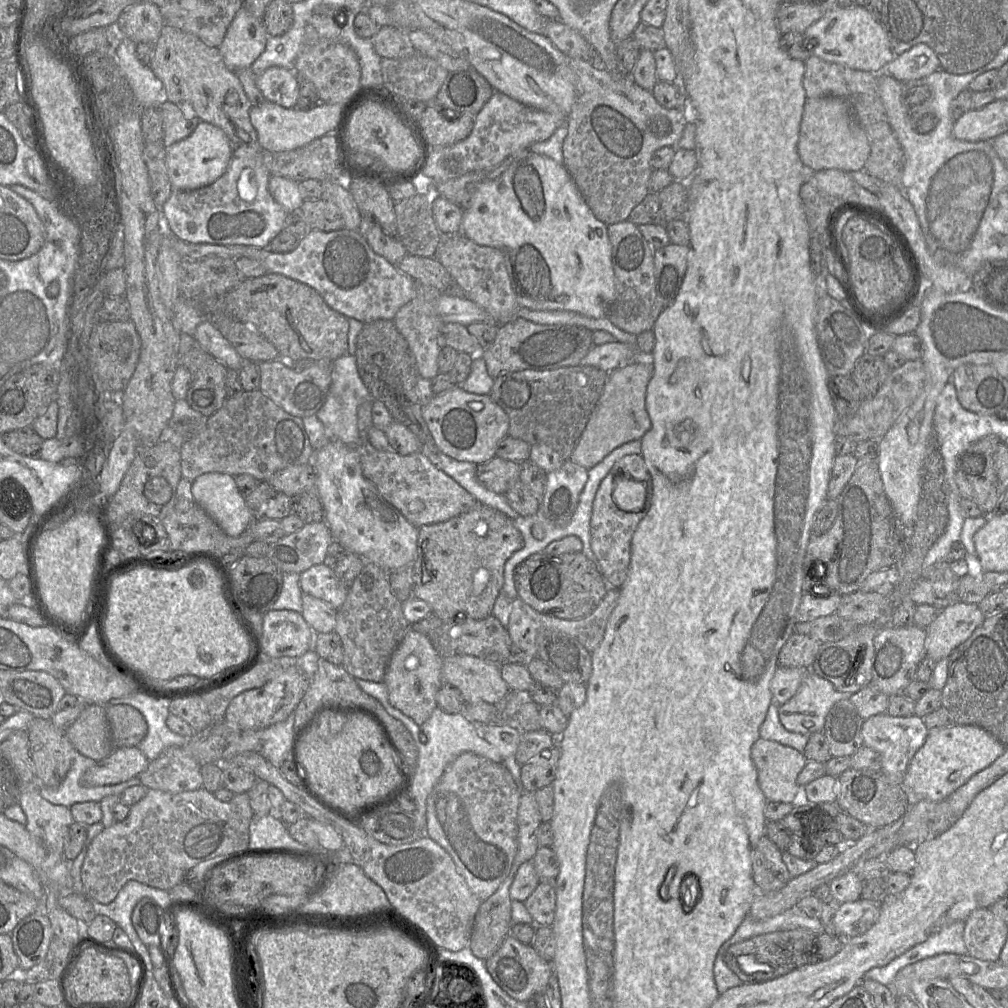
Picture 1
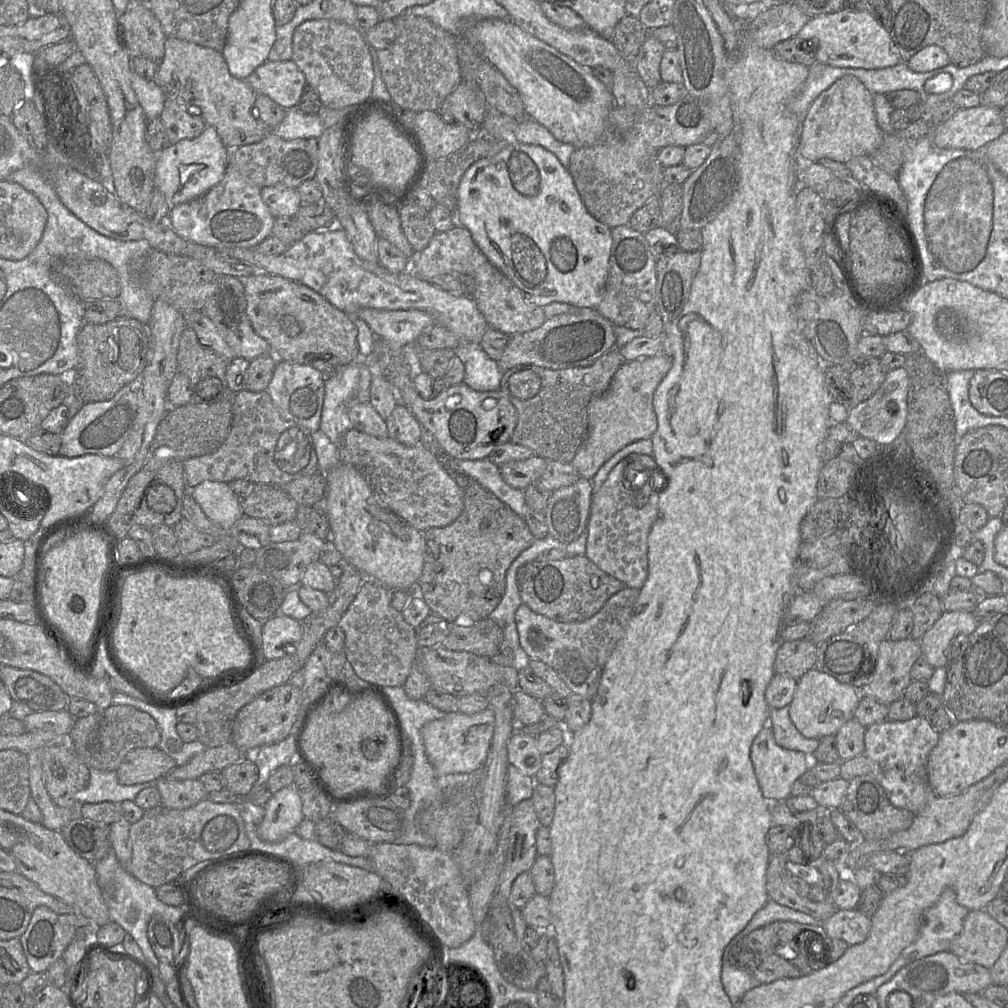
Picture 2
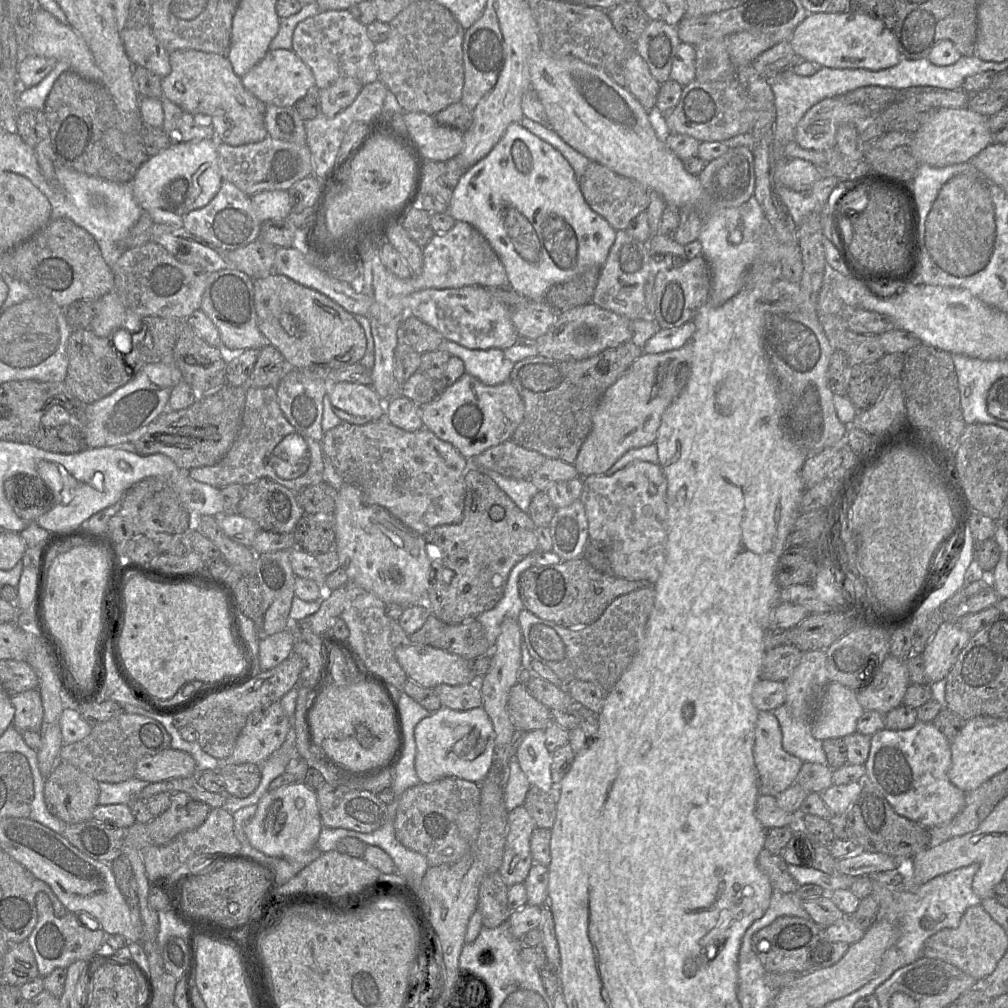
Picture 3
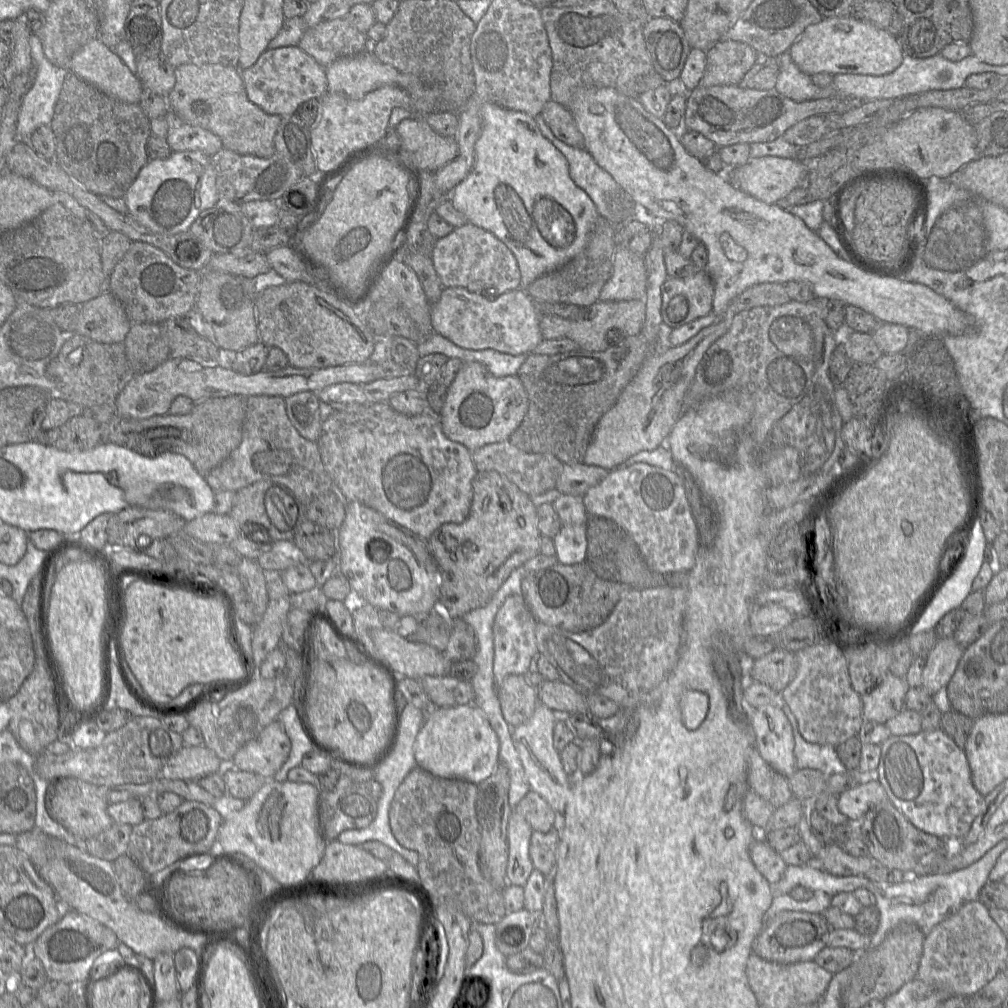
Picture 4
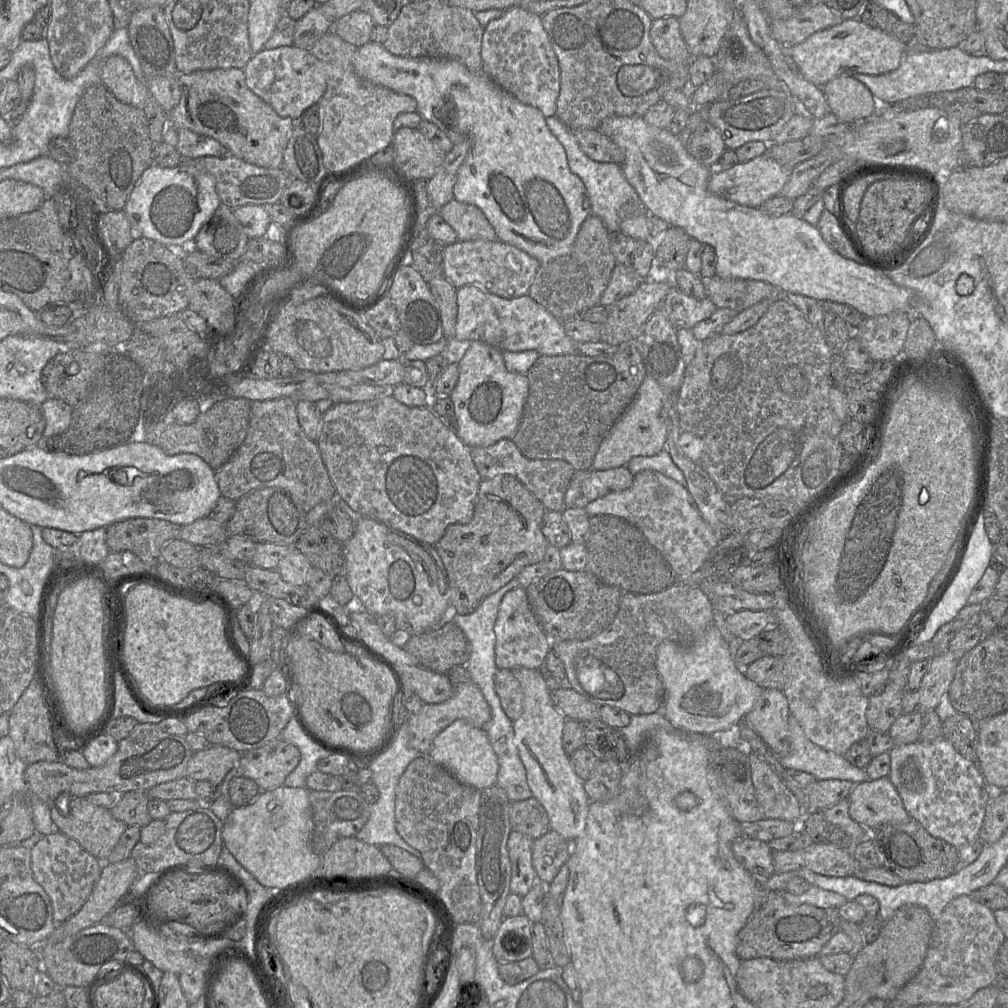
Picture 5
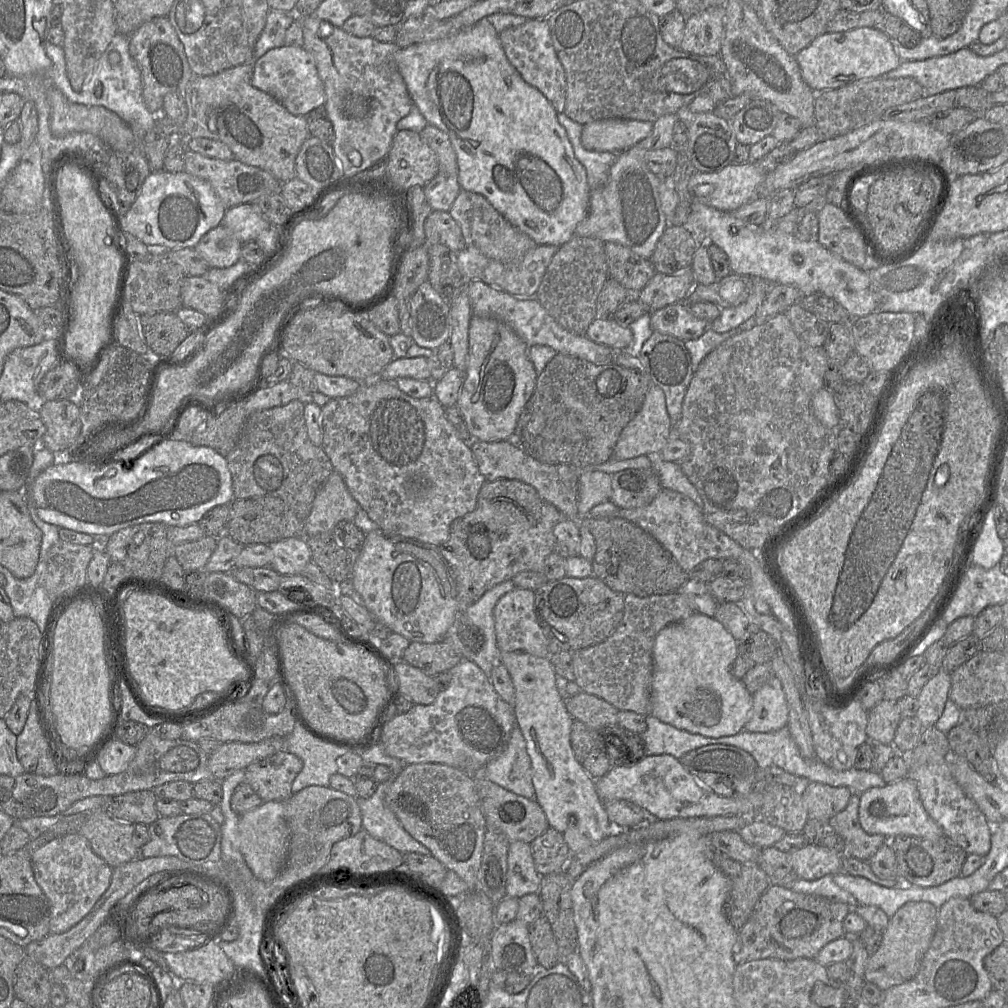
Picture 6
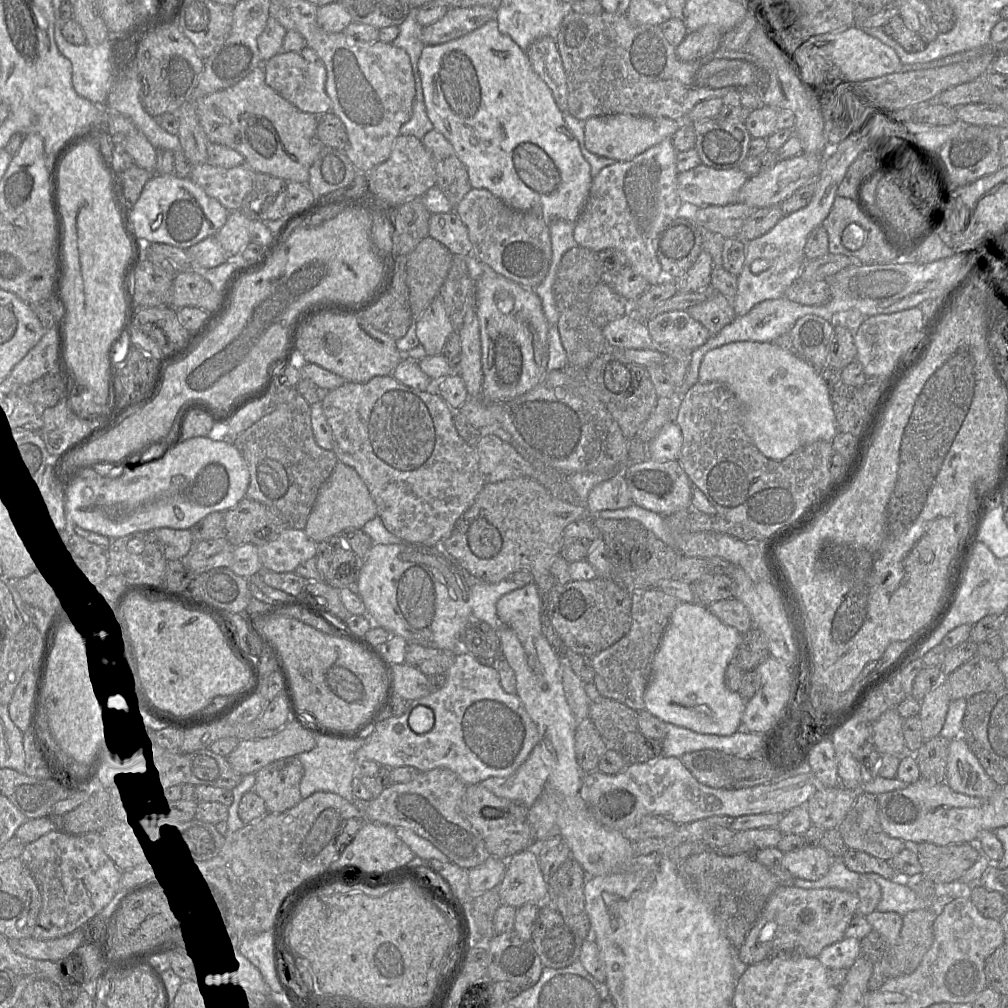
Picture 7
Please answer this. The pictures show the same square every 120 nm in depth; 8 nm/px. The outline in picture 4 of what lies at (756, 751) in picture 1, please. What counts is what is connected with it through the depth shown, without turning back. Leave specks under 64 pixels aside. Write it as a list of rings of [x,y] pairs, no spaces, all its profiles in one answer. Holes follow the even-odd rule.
[[[779,703],[751,709],[754,747],[776,772],[791,777],[797,769],[791,725]]]

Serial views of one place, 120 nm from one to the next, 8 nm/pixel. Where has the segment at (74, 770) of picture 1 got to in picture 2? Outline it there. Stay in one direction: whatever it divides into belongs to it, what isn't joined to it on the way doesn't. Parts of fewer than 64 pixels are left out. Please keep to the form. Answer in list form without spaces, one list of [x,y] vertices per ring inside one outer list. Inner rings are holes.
[[[89,768],[90,779],[87,787],[76,794],[78,805],[85,803],[134,801],[137,794],[155,782],[145,782],[135,785],[123,785],[119,782],[116,771],[103,771]]]

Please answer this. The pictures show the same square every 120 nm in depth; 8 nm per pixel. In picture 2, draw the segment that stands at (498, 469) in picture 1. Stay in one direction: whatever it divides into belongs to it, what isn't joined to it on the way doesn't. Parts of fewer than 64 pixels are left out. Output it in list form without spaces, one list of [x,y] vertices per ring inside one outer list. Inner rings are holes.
[[[534,454],[525,460],[516,460],[499,466],[503,480],[511,487],[524,490],[532,482],[540,480],[548,460]]]

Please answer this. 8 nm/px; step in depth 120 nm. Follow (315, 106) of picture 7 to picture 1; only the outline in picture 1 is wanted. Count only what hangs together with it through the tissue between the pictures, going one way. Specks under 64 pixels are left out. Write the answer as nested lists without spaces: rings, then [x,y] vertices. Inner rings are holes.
[[[272,66],[255,76],[256,85],[267,101],[293,108],[298,99],[298,76],[294,70]]]

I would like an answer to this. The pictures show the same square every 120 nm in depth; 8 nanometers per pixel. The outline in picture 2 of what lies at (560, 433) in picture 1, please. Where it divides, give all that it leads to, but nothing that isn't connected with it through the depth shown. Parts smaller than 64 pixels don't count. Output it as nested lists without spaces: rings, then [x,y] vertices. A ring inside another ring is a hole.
[[[618,348],[603,354],[587,367],[549,369],[536,365],[517,365],[502,375],[499,390],[517,410],[518,420],[510,441],[526,446],[533,454],[547,460],[570,463],[586,437],[588,430],[588,404],[592,398],[603,394],[610,386],[612,377],[625,362]]]

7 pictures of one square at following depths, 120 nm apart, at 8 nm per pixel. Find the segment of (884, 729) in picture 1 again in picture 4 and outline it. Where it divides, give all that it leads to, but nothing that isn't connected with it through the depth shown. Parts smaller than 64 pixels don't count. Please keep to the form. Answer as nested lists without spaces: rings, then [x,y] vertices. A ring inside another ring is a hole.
[[[941,729],[921,731],[918,734],[891,735],[881,745],[881,757],[874,774],[885,789],[888,800],[919,830],[939,838],[963,839],[982,809],[982,796],[974,787],[971,771],[962,749]]]

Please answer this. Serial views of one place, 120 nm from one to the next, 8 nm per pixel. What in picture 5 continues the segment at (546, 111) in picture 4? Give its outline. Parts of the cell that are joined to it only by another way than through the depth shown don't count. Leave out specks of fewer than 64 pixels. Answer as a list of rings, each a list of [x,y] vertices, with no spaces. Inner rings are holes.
[[[573,128],[581,150],[591,159],[598,162],[612,162],[622,164],[624,152],[611,139],[601,134],[595,128]]]

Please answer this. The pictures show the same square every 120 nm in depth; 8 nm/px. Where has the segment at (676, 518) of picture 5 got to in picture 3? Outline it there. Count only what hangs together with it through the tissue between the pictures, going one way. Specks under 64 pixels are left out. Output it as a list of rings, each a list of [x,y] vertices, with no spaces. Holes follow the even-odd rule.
[[[633,461],[611,475],[583,478],[579,499],[585,507],[589,538],[604,545],[613,575],[647,585],[660,577],[668,537],[666,492],[667,479],[659,463],[649,461]]]

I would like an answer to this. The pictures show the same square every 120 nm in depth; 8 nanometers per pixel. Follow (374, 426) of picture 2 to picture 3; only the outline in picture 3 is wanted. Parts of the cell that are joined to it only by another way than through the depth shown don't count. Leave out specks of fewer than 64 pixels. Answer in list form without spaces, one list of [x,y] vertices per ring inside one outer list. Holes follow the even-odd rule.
[[[351,382],[331,383],[330,401],[341,421],[363,425],[385,418],[385,401],[369,385]]]

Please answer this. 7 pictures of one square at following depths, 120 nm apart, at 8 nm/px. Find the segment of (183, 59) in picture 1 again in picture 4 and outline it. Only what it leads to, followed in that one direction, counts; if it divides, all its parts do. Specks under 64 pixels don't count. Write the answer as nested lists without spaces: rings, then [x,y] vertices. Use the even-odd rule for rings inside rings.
[[[182,64],[174,68],[175,85],[166,96],[169,110],[191,125],[217,135],[225,148],[241,155],[268,158],[275,154],[274,137],[280,115],[268,114],[247,96],[238,67],[222,64]]]

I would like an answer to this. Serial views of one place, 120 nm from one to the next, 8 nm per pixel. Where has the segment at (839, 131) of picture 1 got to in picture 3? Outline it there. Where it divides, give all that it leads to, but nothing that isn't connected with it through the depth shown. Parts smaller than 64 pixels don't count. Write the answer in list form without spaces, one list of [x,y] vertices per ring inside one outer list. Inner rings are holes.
[[[842,97],[826,98],[812,106],[796,126],[794,141],[803,149],[826,152],[835,146],[836,132],[843,124],[854,124],[858,134],[862,127],[871,124],[877,115],[869,107],[846,102]]]

